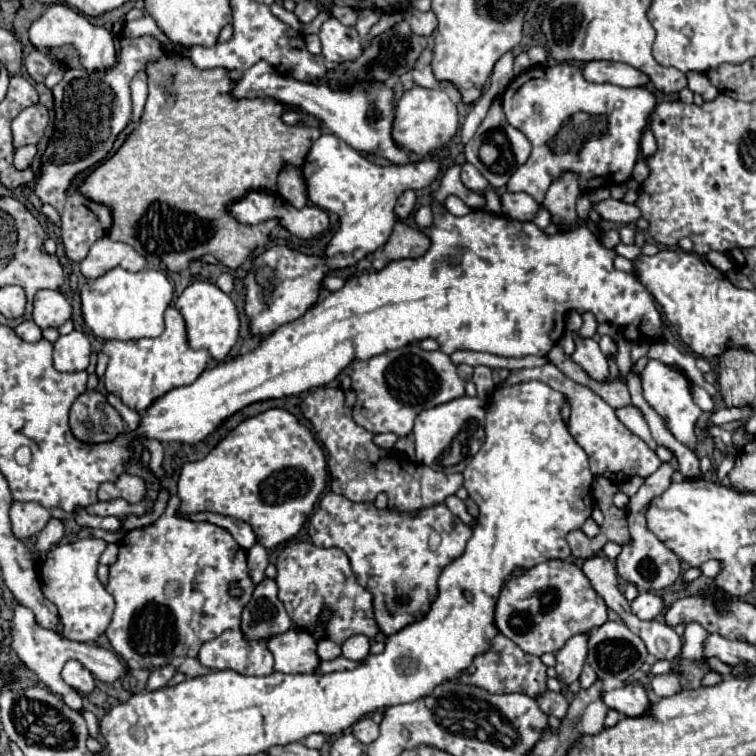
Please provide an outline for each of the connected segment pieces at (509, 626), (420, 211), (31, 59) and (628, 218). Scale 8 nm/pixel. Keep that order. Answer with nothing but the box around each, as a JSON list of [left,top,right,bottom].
[[494,559,608,657],[414,205,432,229],[24,49,52,83],[592,199,640,223]]

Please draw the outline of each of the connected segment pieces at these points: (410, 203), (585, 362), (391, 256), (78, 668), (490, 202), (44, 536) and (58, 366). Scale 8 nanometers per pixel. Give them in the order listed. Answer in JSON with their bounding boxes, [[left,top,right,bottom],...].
[[396,191,416,219],[574,335,610,381],[382,221,430,261],[62,661,94,693],[486,191,502,215],[36,517,64,553],[54,331,90,371]]

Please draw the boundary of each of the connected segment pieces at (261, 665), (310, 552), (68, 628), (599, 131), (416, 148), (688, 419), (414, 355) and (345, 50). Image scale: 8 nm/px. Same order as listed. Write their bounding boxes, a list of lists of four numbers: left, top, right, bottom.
[[198,631,274,675],[276,541,378,645],[40,537,114,641],[502,63,656,203],[392,85,458,157],[642,359,702,449],[348,343,464,437],[320,17,362,61]]

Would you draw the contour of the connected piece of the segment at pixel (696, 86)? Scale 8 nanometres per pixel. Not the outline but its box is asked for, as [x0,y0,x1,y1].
[686,71,718,101]

